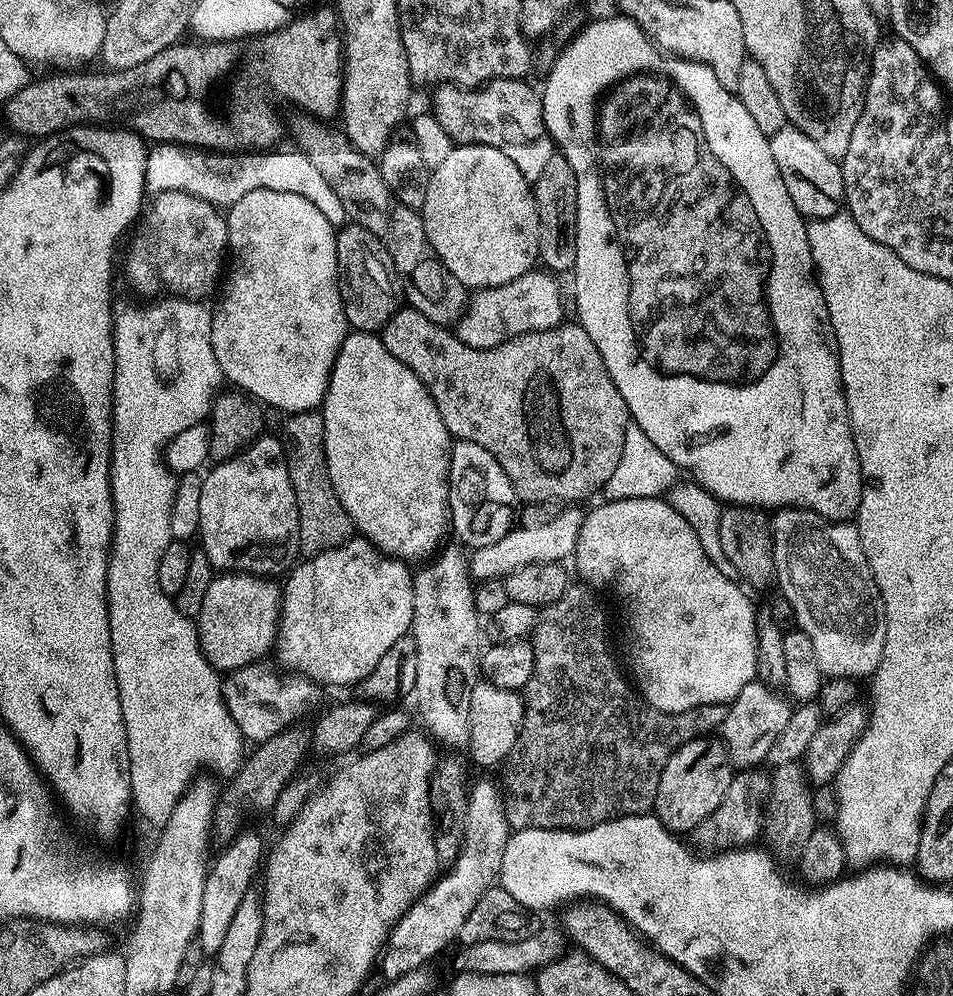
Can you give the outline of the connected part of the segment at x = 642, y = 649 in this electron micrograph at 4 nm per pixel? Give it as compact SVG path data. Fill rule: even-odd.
M651 496L650 498L626 498L600 502L589 516L587 514L581 519L574 553L575 560L576 572L585 580L581 580L585 585L597 584L598 587L613 592L624 603L624 608L628 611L628 628L632 631L632 645L628 648L628 660L632 663L633 674L636 675L634 684L637 689L642 690L644 700L650 706L663 712L681 712L703 704L728 704L739 694L742 686L756 680L757 609L752 609L752 600L747 596L749 593L736 580L726 578L726 574L722 574L722 570L718 570L718 566L710 562L706 550L702 550L698 542L698 534L690 530L690 522L686 522L686 518L682 518L682 514L678 514L678 510L674 510L674 506L670 506L667 499Z

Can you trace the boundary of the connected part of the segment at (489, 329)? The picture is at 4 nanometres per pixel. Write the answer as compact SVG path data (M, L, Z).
M533 270L502 286L479 289L468 300L466 311L456 320L454 331L466 346L493 348L515 336L555 328L565 319L557 277L544 270Z

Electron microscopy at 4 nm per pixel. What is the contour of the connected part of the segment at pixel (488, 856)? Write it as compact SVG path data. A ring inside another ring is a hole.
M480 780L477 784L475 782L471 785L468 793L466 830L464 831L462 851L458 854L456 861L445 871L448 873L445 876L443 873L427 892L423 892L412 903L410 910L406 910L404 917L400 919L392 928L392 933L388 935L387 947L383 949L382 959L378 964L378 968L385 972L385 977L388 980L397 980L399 976L404 976L408 972L423 969L425 967L424 963L427 960L434 959L443 948L450 947L449 949L451 949L457 943L462 930L462 922L466 922L466 917L470 915L470 910L474 910L474 902L478 902L478 898L482 898L482 894L497 883L500 867L502 866L502 854L506 850L510 829L508 820L504 817L501 793L493 781L492 784L488 780Z

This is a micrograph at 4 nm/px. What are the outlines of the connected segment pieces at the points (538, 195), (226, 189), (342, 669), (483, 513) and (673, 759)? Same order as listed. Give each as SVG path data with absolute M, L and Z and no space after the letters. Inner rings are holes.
M554 154L532 184L538 210L539 263L553 273L571 273L576 266L576 223L578 222L578 178L566 157Z
M157 143L148 153L144 182L152 190L188 191L213 202L225 200L225 205L228 206L238 202L238 198L242 198L242 194L250 194L250 190L259 188L282 190L290 194L298 194L302 198L314 202L314 206L318 206L318 210L322 210L322 214L326 214L326 218L333 226L343 225L346 217L342 210L342 202L338 202L338 194L334 194L334 190L330 190L330 182L326 182L326 178L322 178L322 174L318 174L314 162L310 162L306 153L299 150L276 151L268 150L263 154L254 154L258 156L246 157L240 164L240 172L216 173L212 172L202 157L194 156L193 151L185 151L183 147L174 144Z
M363 538L347 540L342 546L301 559L287 573L286 579L288 581L283 581L282 584L280 623L276 627L276 642L274 645L274 657L276 656L277 662L281 664L279 667L292 674L307 676L308 679L315 680L321 686L329 686L328 684L355 686L359 684L362 678L366 678L366 674L370 674L370 670L374 670L374 666L378 666L378 662L382 659L382 654L386 654L386 650L390 650L390 646L394 646L394 642L398 642L398 638L409 635L412 619L414 618L414 586L412 585L414 572L413 569L410 570L408 568L411 567L405 561L385 556L379 548L374 547L369 540Z
M456 440L452 446L450 470L448 471L448 511L450 513L450 528L461 545L469 549L490 546L490 542L498 542L507 532L514 527L514 517L518 512L518 497L510 478L506 478L506 470L498 466L494 454L490 450L482 450L469 440Z
M700 736L686 742L678 751L670 754L670 762L666 762L662 770L654 805L655 816L662 822L662 826L666 826L666 830L690 834L698 823L714 812L733 775L734 769L728 763L723 739Z

